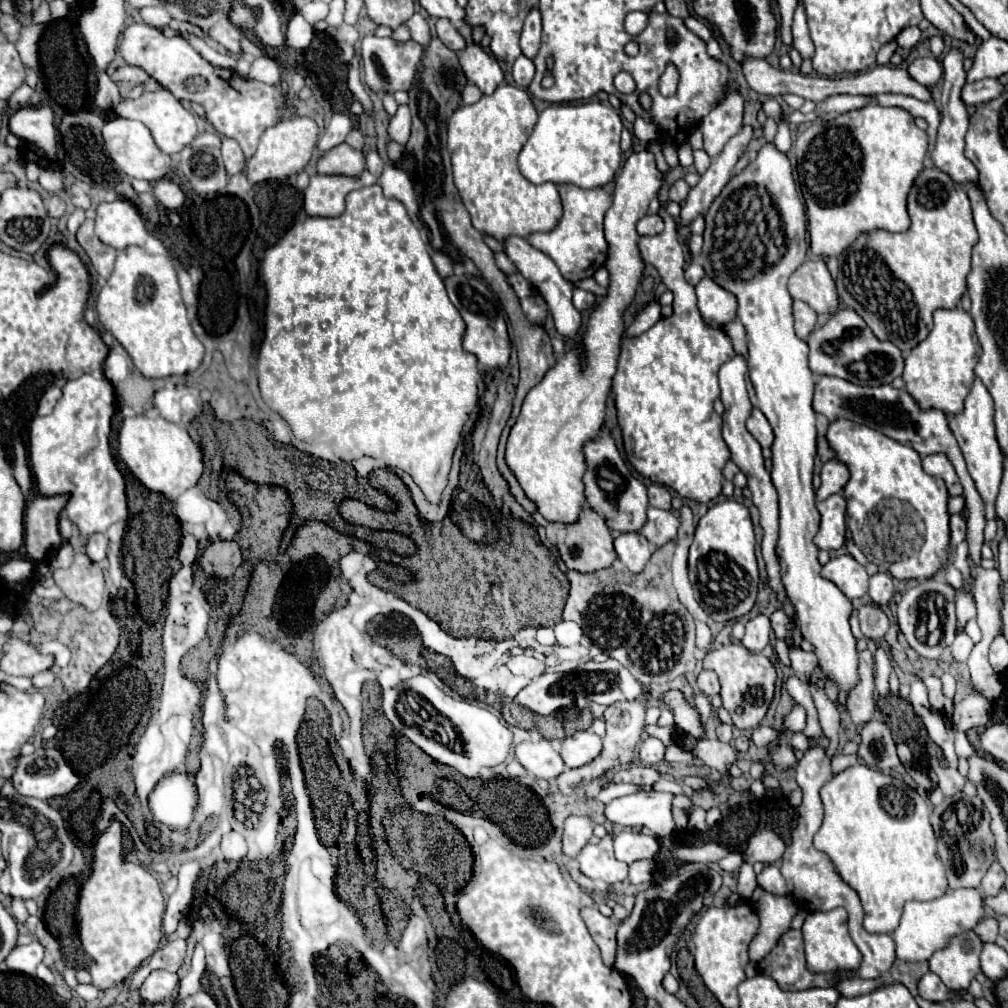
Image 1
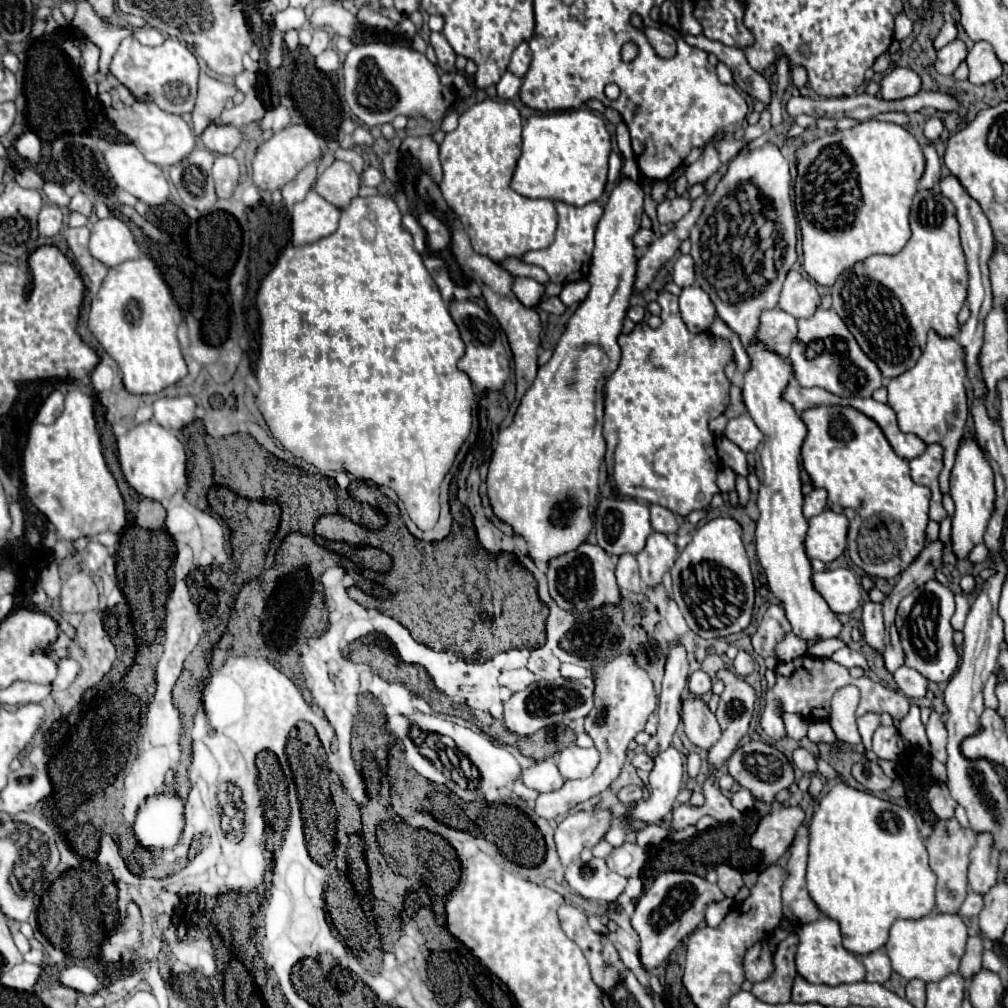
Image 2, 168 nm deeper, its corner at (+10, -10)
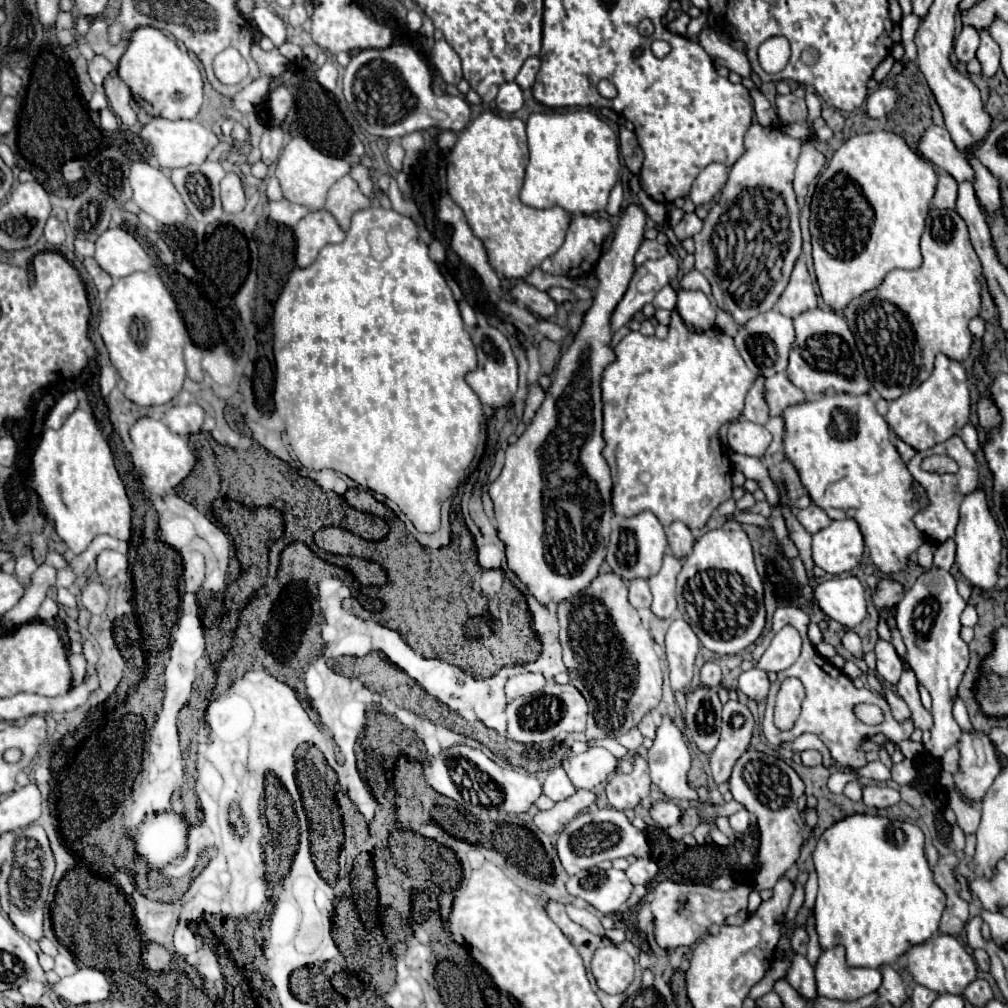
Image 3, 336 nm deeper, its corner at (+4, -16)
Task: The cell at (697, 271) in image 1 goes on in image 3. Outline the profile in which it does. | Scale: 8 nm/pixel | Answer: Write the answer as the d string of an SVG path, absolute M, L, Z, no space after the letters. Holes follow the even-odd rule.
M665 286L657 292L657 296L653 298L653 306L655 308L665 308L665 310L673 310L677 306L677 292L671 286Z

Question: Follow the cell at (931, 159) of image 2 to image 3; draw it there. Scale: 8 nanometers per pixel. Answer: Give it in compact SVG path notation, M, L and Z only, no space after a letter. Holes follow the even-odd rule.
M941 172L937 190L933 196L933 206L935 208L955 208L955 200L957 200L957 182L947 172Z

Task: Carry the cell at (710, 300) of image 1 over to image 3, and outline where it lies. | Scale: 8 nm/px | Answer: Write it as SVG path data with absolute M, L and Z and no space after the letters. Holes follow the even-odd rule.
M679 290L679 300L677 300L677 310L691 330L711 330L715 326L715 306L703 292L689 292L689 290Z

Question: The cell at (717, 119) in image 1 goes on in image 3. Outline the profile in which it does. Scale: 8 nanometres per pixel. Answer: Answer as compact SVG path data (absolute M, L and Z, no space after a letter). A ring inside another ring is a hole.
M713 162L707 168L703 168L701 174L697 176L697 180L691 186L689 198L693 200L695 206L701 206L719 194L719 190L725 186L725 180L727 180L727 166Z

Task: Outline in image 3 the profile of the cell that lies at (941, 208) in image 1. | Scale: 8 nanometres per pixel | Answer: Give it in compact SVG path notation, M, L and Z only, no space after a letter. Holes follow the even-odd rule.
M931 208L921 236L921 254L923 264L917 270L891 270L883 278L881 286L853 298L843 312L863 356L863 364L873 390L877 390L885 400L895 400L909 392L909 388L917 388L917 384L927 380L933 372L935 354L943 352L945 356L961 362L969 358L973 344L973 336L967 324L981 310L983 270L977 254L973 252L973 246L969 244L965 220L955 210Z

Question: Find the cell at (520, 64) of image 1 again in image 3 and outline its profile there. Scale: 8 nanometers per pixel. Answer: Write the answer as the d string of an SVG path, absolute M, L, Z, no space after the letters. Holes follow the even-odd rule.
M505 82L499 88L499 94L497 94L495 102L497 102L499 110L513 114L523 106L523 90L519 88L517 82Z

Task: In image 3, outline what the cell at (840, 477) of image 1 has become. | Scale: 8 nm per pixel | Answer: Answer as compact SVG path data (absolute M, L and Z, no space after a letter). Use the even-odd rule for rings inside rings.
M811 504L811 506L803 508L803 510L799 510L797 512L797 520L801 522L801 526L809 534L815 534L815 532L819 532L819 530L823 530L823 528L827 528L831 524L831 518L817 504Z

